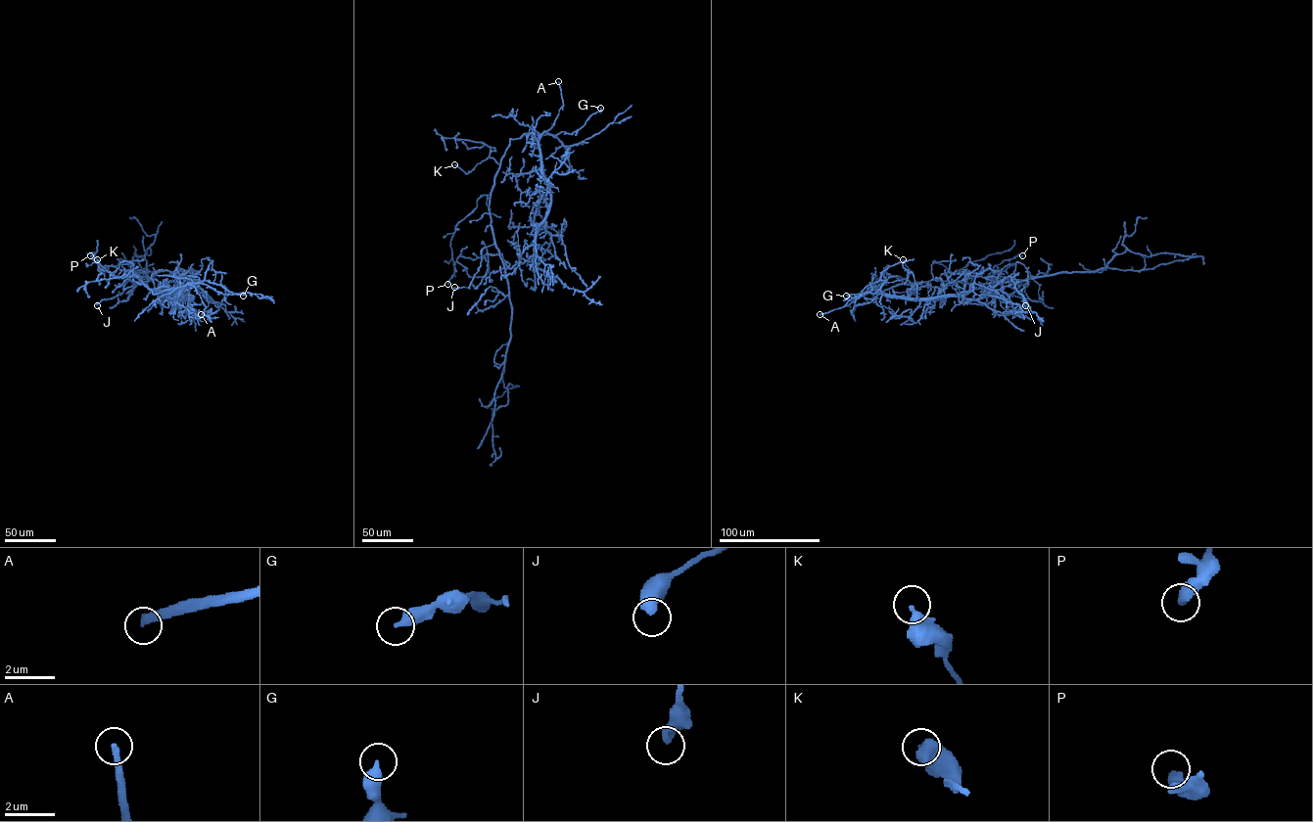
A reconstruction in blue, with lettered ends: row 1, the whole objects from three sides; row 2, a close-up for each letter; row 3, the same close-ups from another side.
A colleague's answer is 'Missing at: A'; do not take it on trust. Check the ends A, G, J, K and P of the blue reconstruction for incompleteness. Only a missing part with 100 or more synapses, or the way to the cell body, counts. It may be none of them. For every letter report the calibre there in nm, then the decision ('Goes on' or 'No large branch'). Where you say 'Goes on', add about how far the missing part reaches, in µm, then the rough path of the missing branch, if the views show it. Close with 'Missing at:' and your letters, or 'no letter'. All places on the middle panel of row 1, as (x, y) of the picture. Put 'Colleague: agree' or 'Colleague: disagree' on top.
Colleague: agree
A: Thickness 280 nm. Goes on. Missing length about 30 µm
G: Thickness 380 nm. No large branch
J: Thickness 400 nm. No large branch
K: Thickness 460 nm. No large branch
P: Thickness 400 nm. No large branch
Missing at: A

